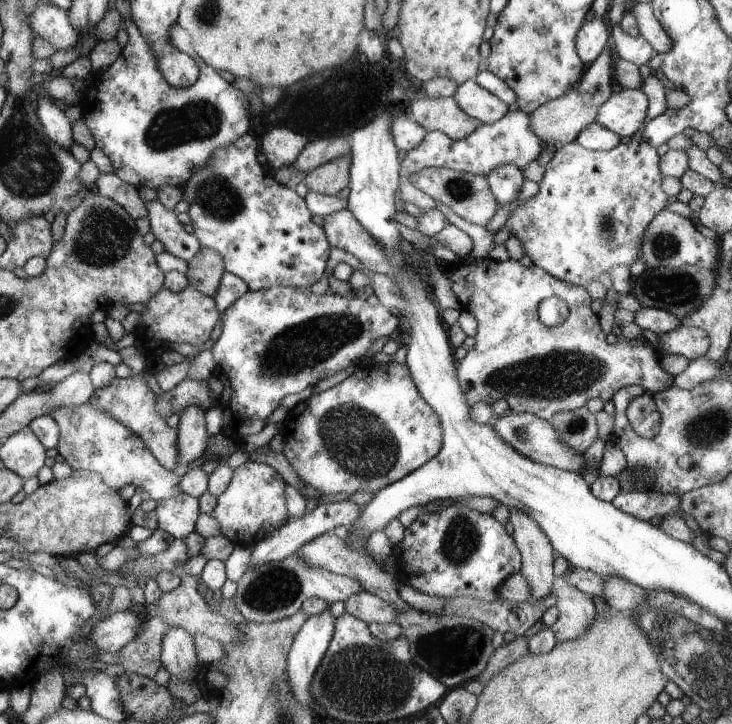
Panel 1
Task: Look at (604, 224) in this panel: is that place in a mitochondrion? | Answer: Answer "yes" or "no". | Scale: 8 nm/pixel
yes

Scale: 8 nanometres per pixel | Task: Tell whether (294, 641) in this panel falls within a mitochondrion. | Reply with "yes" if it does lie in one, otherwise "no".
no

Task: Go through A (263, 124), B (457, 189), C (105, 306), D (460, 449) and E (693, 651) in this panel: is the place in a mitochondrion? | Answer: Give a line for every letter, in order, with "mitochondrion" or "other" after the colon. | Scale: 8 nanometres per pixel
A: other
B: mitochondrion
C: other
D: other
E: mitochondrion

